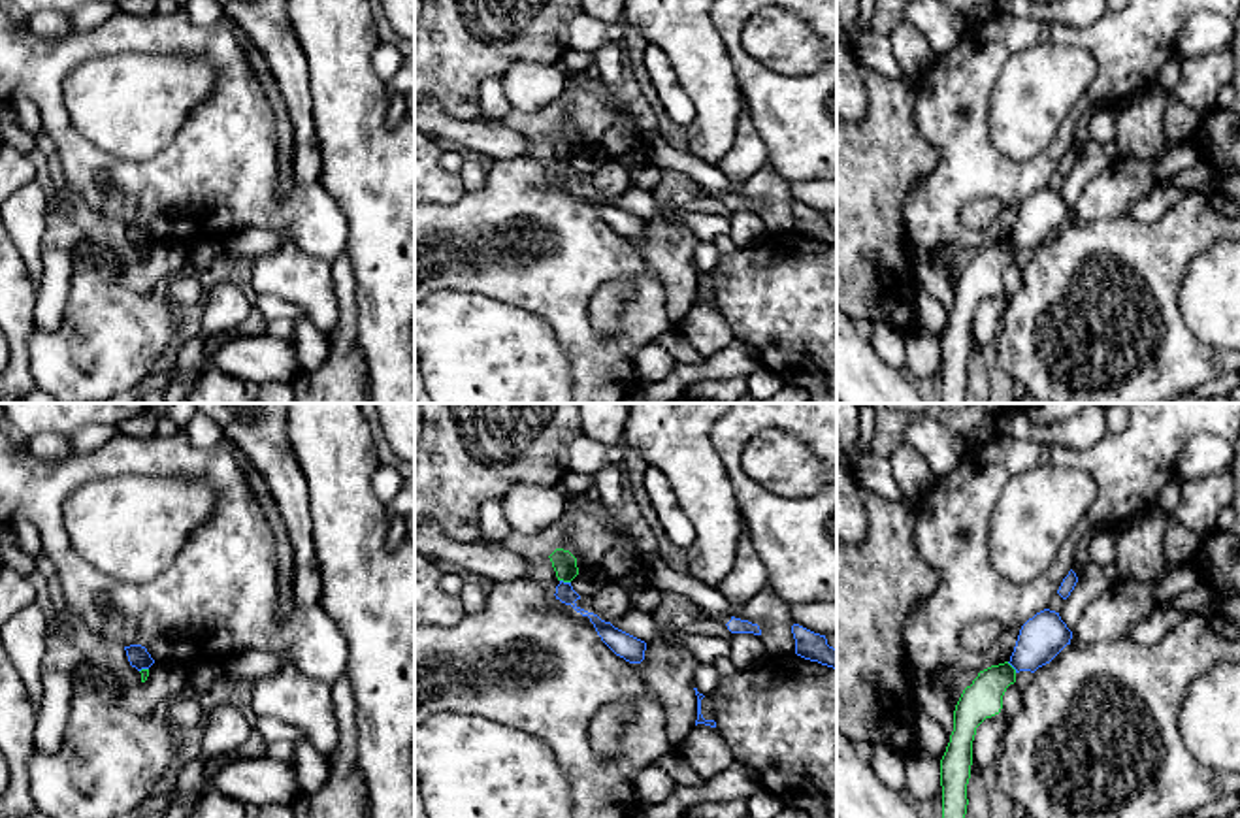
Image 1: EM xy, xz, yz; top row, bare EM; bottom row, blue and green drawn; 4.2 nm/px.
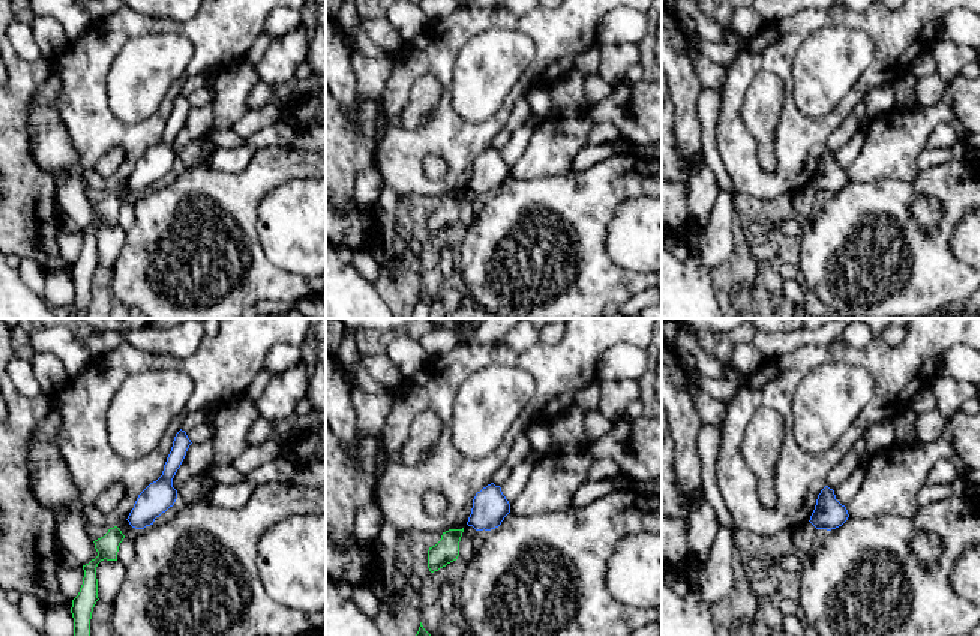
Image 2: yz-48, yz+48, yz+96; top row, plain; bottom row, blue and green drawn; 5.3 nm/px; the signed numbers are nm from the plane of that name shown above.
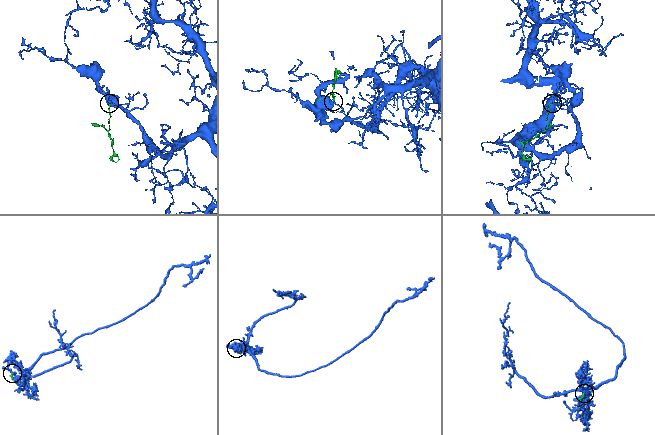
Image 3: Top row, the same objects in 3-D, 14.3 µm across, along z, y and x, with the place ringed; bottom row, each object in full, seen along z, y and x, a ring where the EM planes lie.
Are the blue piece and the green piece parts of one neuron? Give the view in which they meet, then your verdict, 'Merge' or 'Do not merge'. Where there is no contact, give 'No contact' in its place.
Touches blue in xz. Do not merge

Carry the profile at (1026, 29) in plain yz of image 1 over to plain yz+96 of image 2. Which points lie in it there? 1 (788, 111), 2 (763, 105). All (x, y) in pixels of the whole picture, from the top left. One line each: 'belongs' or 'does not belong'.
1: belongs
2: does not belong

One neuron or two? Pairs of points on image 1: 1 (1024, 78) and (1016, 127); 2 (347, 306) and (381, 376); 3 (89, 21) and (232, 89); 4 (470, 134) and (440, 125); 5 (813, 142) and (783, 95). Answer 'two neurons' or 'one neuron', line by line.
1: one neuron
2: two neurons
3: two neurons
4: one neuron
5: one neuron

